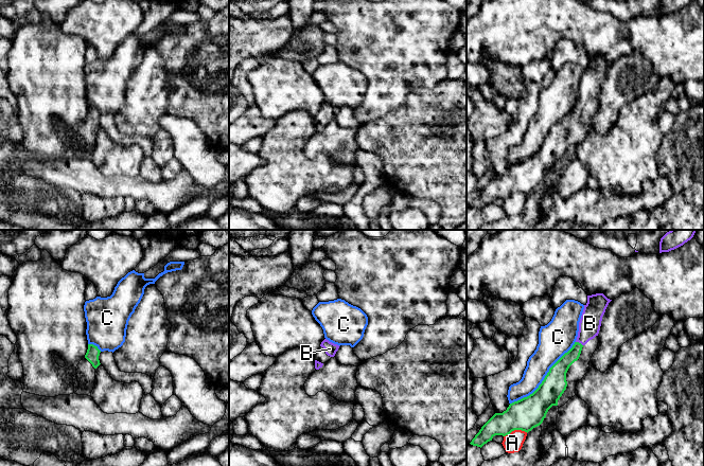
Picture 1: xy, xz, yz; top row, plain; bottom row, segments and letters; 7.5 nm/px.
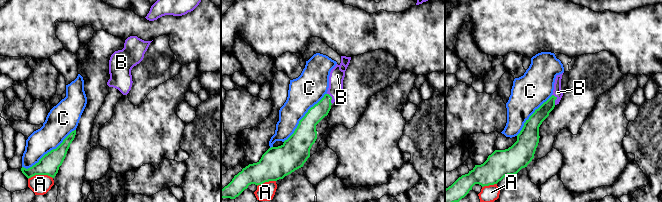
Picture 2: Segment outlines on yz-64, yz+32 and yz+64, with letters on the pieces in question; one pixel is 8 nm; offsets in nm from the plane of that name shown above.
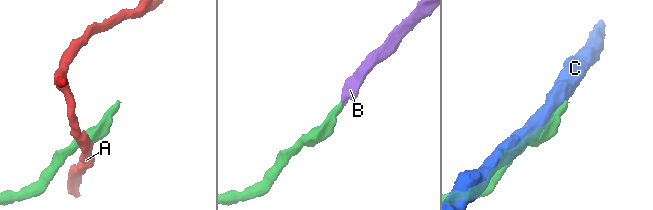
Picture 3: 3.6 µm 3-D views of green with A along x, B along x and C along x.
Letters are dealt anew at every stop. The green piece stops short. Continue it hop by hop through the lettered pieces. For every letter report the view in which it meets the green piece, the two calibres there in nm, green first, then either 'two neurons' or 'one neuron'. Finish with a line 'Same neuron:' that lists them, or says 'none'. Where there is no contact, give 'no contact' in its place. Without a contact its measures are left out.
A: meets green in yz; 240 nm thick on the green side, 150 nm on the other; two neurons
B: meets green in yz; 120 nm thick on the green side, 160 nm on the other; one neuron
C: meets green in yz; 220 nm thick on the green side, 220 nm on the other; two neurons
Same neuron: B

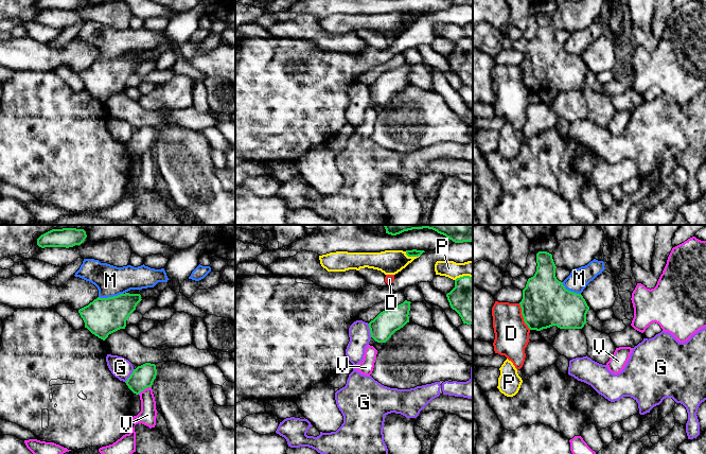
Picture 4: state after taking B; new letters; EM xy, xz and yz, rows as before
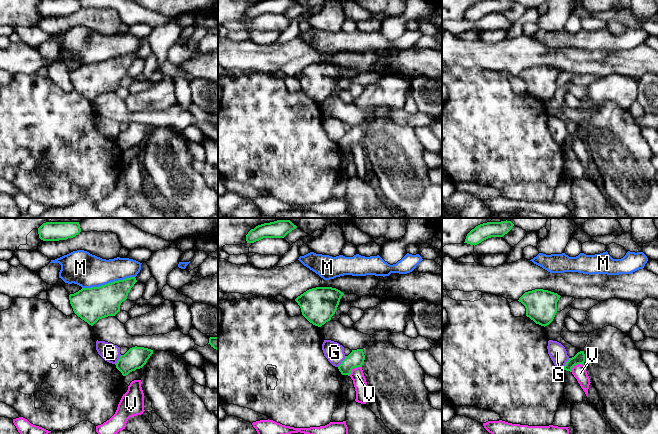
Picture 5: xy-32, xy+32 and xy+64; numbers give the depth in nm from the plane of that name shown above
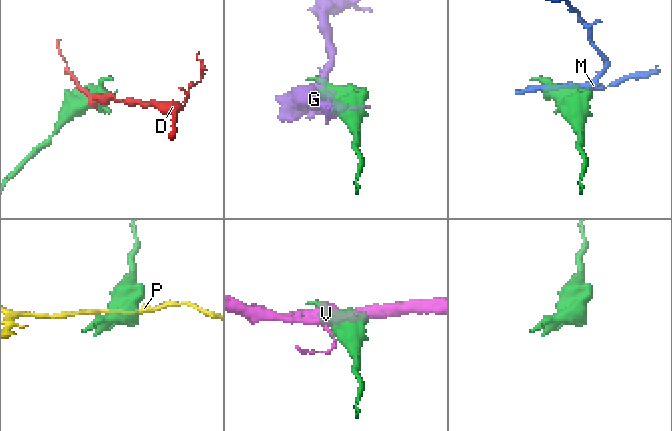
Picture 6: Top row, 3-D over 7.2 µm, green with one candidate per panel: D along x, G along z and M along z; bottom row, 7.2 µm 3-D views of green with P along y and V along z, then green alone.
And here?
D: meets green in yz; 360 nm thick on the green side, 260 nm on the other; two neurons
G: meets green in xz; 180 nm thick on the green side, 160 nm on the other; two neurons
M: meets green in xy; 280 nm thick on the green side, 220 nm on the other; two neurons
P: meets green in xz; 60 nm thick on the green side, 190 nm on the other; two neurons
V: meets green in xy; 170 nm thick on the green side, 130 nm on the other; two neurons
Same neuron: none

